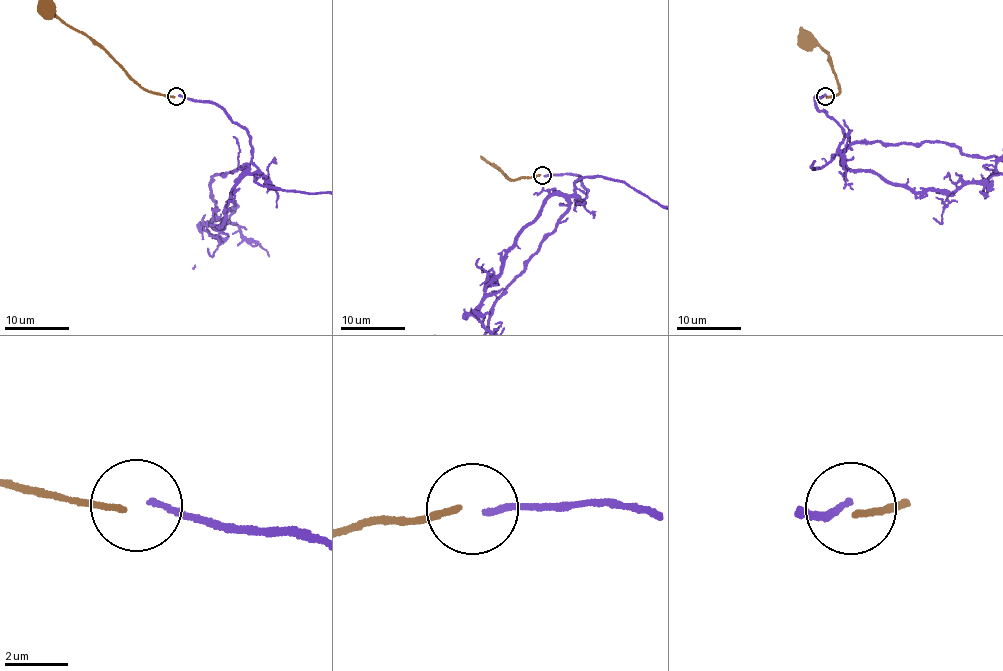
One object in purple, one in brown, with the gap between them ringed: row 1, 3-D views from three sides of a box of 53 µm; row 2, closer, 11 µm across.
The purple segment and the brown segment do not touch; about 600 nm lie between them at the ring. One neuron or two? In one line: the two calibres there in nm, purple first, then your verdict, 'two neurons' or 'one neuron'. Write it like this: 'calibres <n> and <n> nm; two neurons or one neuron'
calibres 160 and 170 nm; one neuron

